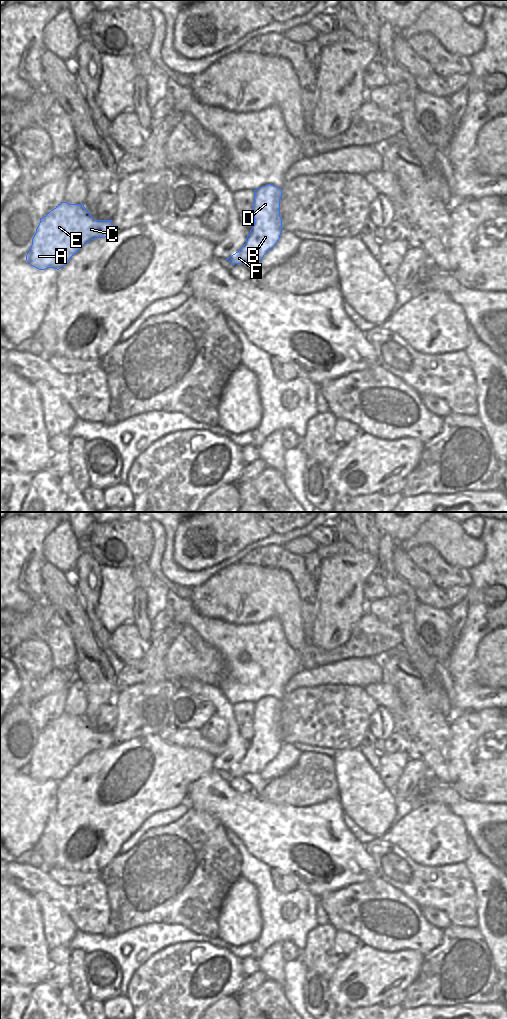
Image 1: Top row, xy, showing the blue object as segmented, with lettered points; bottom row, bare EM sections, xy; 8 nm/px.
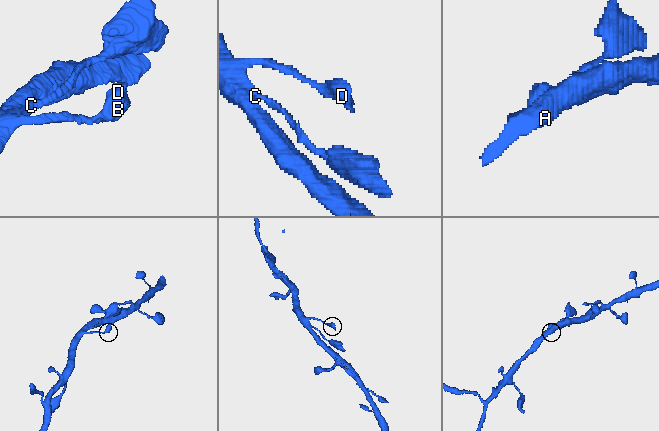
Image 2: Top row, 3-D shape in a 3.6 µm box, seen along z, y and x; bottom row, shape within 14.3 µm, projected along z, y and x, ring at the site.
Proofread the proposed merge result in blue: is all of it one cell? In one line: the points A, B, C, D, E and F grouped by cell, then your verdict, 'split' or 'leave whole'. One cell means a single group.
A B C D E F; leave whole

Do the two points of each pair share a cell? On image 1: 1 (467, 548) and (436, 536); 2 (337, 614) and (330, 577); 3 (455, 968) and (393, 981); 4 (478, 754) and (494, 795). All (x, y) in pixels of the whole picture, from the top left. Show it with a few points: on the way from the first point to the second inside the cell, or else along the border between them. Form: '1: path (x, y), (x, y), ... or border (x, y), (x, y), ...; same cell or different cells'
1: path (459, 548), (444, 536); same cell
2: path (335, 605), (335, 586); same cell
3: border (424, 954), (424, 960), (418, 976), (403, 991); different cells
4: path (488, 764), (494, 770), (494, 785); same cell

